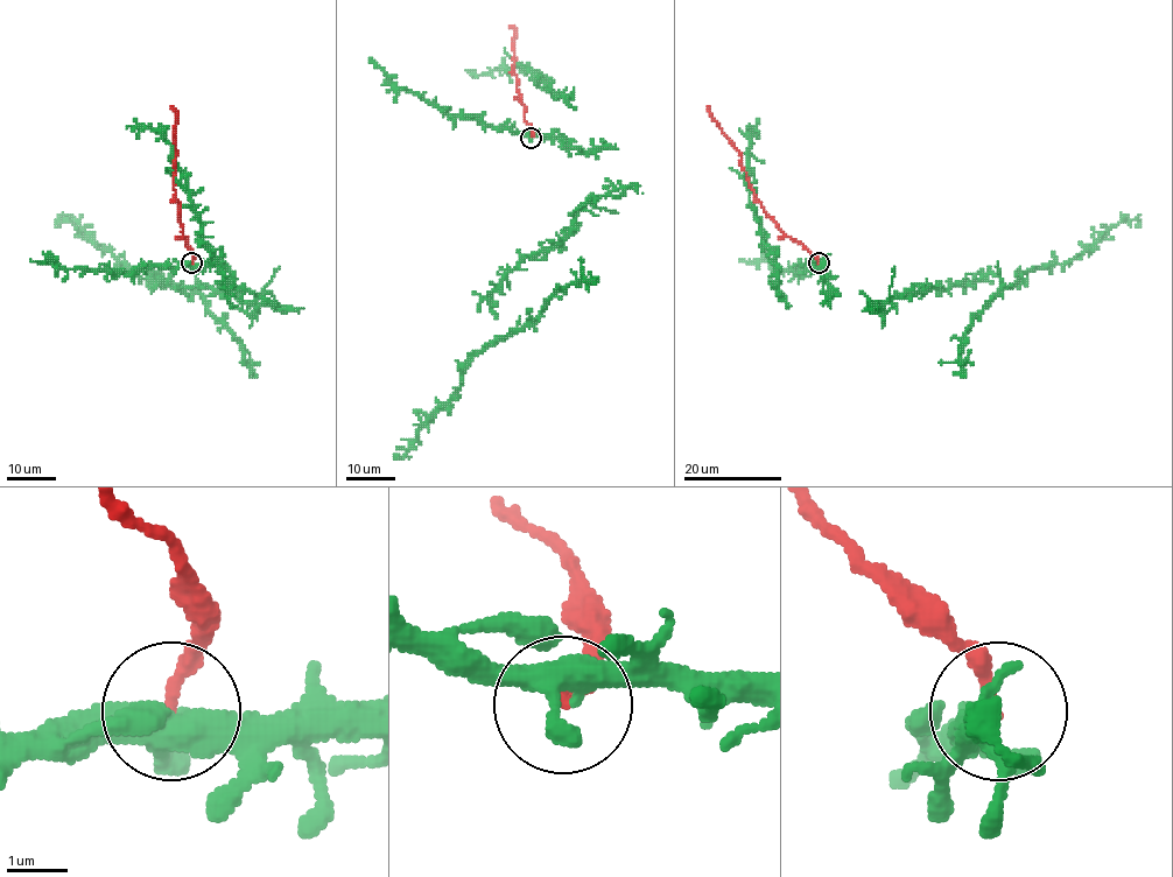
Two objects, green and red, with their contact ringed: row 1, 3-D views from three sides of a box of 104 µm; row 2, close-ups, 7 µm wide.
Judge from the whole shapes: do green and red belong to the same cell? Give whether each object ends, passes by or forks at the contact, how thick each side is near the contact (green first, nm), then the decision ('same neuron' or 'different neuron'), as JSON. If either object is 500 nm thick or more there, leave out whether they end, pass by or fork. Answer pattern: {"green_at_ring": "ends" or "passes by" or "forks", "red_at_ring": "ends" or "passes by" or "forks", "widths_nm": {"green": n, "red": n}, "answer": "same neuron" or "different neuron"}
{"green_at_ring": "forks", "red_at_ring": "ends", "widths_nm": {"green": 320, "red": 190}, "answer": "different neuron"}

